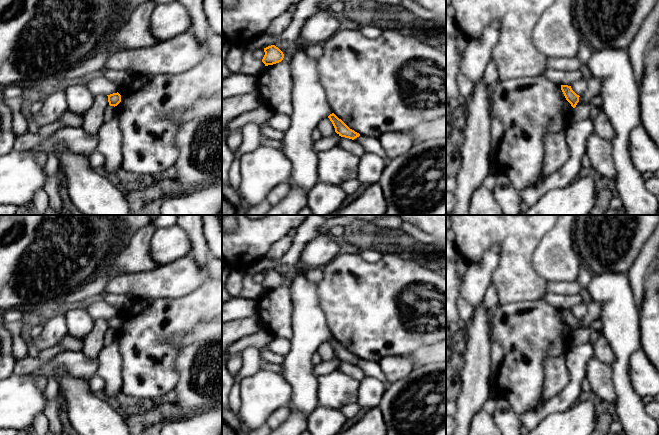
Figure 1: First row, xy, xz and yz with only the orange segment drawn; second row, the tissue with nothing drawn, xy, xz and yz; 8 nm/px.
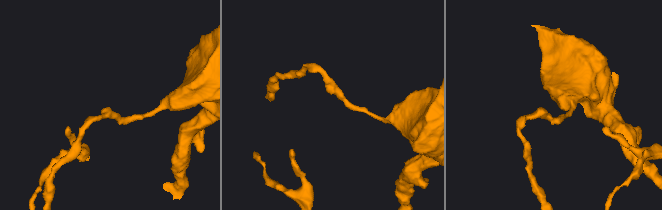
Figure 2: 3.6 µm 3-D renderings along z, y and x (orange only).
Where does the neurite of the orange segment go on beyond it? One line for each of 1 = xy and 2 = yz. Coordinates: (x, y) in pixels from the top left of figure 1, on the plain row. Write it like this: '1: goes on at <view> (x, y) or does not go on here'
1: does not go on here
2: does not go on here

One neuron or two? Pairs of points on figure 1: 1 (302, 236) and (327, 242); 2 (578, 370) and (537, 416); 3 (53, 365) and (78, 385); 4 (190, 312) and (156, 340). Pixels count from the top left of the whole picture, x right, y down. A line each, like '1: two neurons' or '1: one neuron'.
1: two neurons
2: one neuron
3: two neurons
4: one neuron

